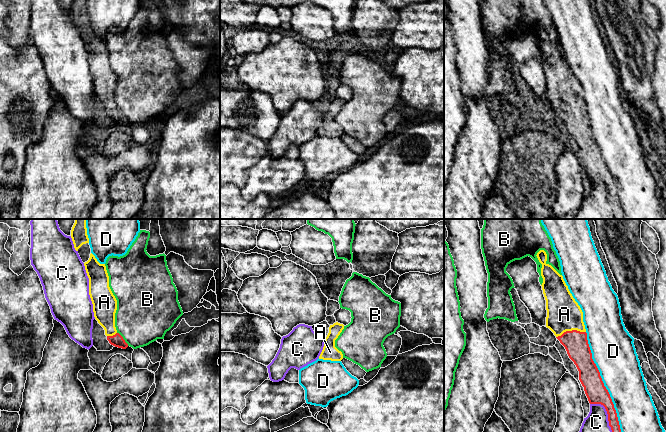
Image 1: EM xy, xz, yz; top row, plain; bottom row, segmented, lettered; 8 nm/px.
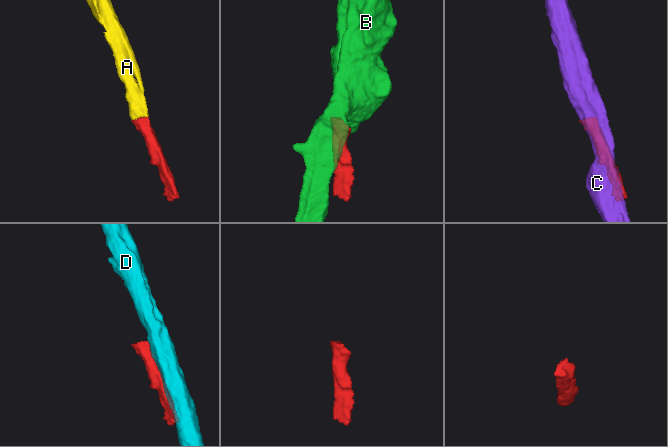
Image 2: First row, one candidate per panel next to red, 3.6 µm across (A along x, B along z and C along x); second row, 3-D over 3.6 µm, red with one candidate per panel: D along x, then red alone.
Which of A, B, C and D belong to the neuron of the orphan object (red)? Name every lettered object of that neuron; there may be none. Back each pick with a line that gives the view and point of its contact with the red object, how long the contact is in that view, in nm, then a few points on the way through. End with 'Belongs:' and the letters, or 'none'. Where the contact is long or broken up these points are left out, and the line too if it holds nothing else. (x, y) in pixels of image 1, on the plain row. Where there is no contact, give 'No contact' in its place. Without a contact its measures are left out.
A: Touches red at yz (570, 107). Shared border 240 nm. Path across: yz (575, 118), (570, 107), (564, 90)
Belongs: A

